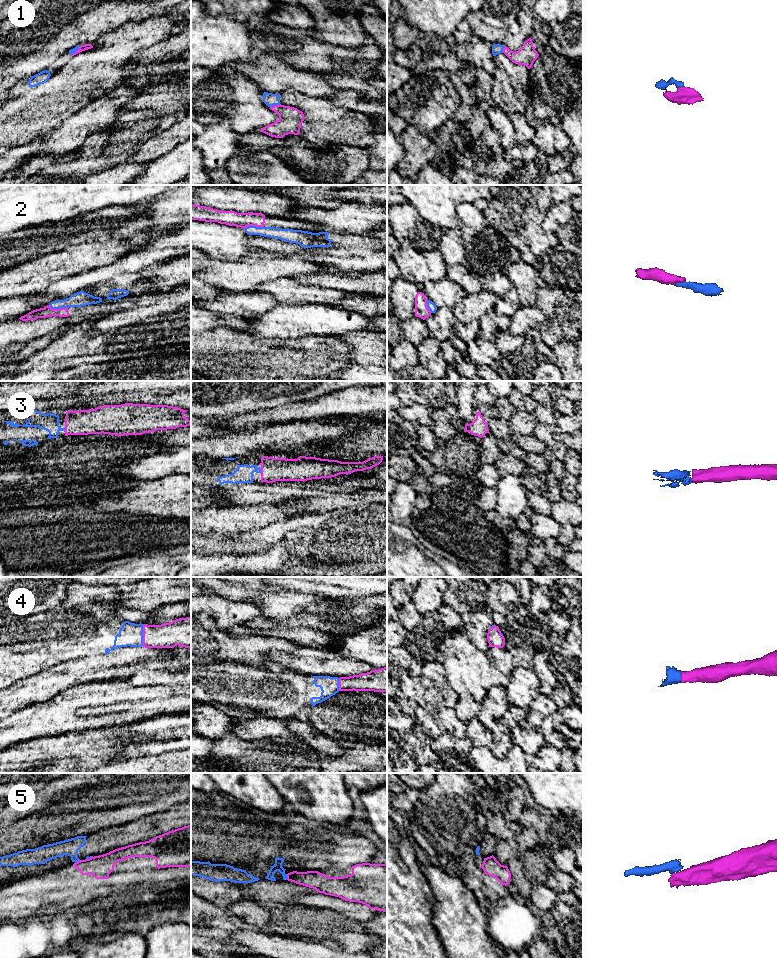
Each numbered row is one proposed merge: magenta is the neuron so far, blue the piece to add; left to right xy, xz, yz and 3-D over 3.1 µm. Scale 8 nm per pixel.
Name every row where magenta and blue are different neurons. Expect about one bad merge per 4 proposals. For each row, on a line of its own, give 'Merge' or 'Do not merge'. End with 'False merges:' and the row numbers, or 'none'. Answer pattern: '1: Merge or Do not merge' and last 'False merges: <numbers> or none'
1: Merge
2: Merge
3: Merge
4: Merge
5: Do not merge
False merges: 5

